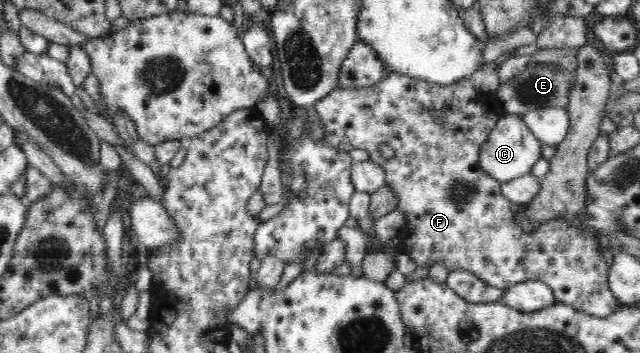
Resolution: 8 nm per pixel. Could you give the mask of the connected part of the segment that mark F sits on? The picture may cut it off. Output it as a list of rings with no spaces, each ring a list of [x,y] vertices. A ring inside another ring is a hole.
[[[387,74],[382,81],[376,83],[376,87],[372,88],[340,88],[334,89],[327,98],[316,103],[317,119],[322,123],[324,128],[324,142],[338,152],[350,152],[351,150],[365,150],[370,154],[370,160],[377,165],[380,165],[385,170],[384,180],[386,185],[392,187],[396,192],[398,203],[396,210],[406,214],[407,223],[403,231],[406,234],[406,239],[399,245],[403,251],[414,259],[416,265],[422,271],[438,261],[443,261],[448,271],[456,271],[457,269],[465,269],[472,272],[482,281],[498,287],[498,289],[508,289],[508,287],[516,286],[518,283],[530,282],[532,279],[545,283],[550,287],[556,299],[565,305],[571,306],[573,309],[583,311],[586,315],[593,315],[596,318],[609,317],[618,309],[618,300],[614,297],[613,292],[609,288],[608,273],[610,266],[602,257],[602,250],[598,248],[597,239],[586,238],[584,233],[581,233],[576,227],[569,225],[567,222],[560,223],[560,227],[548,227],[548,235],[540,235],[540,239],[524,239],[524,243],[520,243],[520,239],[516,239],[516,235],[512,235],[512,227],[508,227],[508,215],[512,215],[512,202],[508,200],[502,192],[500,192],[500,183],[495,179],[485,175],[480,168],[480,149],[482,144],[488,140],[489,134],[499,121],[498,115],[492,111],[490,113],[490,99],[487,93],[478,93],[472,85],[470,77],[460,79],[457,83],[452,83],[452,86],[440,86],[436,83],[424,82],[409,77],[409,75]],[[380,145],[390,145],[394,150],[394,157],[385,159],[379,153]]]

